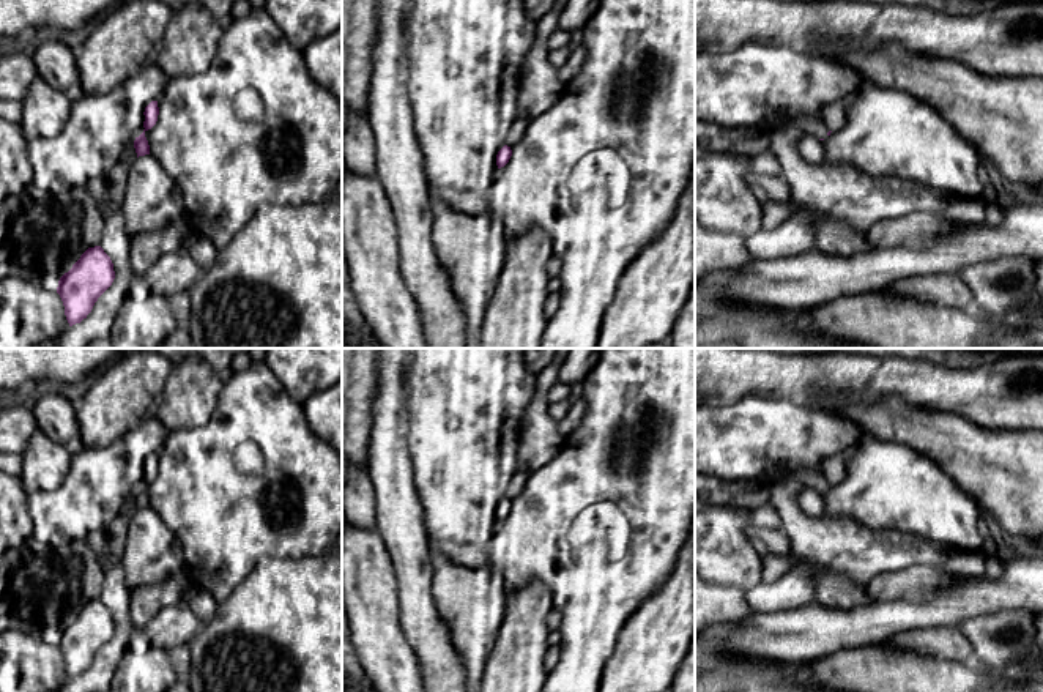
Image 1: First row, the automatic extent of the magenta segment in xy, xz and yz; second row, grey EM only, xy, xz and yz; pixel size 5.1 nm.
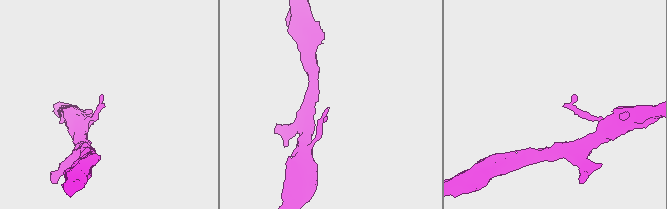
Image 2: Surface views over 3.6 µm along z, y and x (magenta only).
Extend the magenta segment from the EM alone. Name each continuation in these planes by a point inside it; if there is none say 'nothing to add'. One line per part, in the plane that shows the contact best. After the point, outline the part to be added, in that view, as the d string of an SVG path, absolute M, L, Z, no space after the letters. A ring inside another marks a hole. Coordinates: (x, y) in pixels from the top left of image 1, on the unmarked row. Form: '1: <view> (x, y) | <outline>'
nothing to add

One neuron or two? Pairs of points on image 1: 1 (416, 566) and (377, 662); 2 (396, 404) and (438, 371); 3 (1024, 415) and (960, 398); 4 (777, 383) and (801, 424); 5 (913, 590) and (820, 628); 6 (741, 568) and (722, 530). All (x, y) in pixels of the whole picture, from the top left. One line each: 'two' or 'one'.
1: two
2: two
3: one
4: two
5: two
6: one

